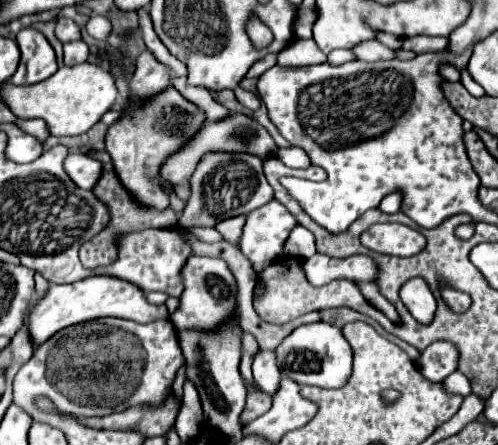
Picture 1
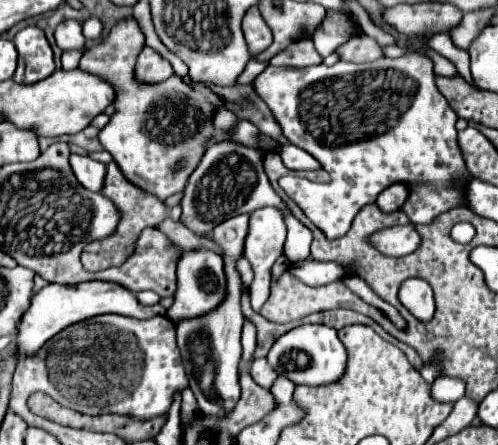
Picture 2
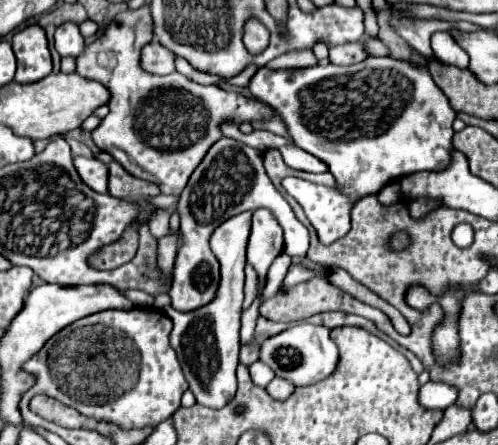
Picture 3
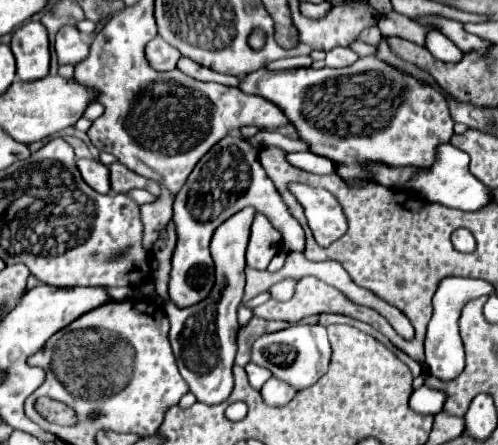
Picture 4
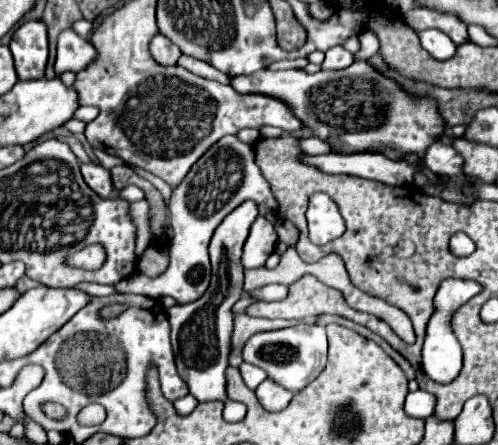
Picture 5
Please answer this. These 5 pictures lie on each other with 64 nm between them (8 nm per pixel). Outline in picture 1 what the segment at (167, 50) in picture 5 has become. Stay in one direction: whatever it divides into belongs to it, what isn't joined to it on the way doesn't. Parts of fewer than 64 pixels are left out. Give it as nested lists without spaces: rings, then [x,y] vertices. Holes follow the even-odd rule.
[[[144,50],[136,58],[136,70],[130,78],[130,92],[136,98],[148,98],[162,92],[170,84],[170,68],[156,60],[150,50]]]

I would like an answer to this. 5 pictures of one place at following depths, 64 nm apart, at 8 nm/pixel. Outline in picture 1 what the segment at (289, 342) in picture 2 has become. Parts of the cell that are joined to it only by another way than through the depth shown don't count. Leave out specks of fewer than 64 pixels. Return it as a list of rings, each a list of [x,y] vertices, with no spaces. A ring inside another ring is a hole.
[[[316,322],[300,326],[288,334],[274,352],[282,376],[288,376],[300,386],[310,384],[318,388],[340,388],[348,382],[348,376],[352,372],[352,348],[344,340],[342,330],[332,324]]]

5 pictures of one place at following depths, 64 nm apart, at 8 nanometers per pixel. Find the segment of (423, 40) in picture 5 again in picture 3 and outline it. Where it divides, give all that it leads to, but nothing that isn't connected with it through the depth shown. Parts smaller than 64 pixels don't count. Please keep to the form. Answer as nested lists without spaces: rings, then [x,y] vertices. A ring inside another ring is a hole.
[[[434,32],[430,42],[432,42],[434,56],[438,60],[442,60],[444,64],[454,64],[458,68],[468,66],[468,54],[452,40],[452,36],[448,32]]]

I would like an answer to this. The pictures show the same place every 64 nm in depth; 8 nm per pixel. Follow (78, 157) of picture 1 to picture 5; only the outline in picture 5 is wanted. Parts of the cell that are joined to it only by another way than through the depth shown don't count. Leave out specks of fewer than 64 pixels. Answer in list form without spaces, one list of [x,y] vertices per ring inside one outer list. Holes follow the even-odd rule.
[[[82,164],[82,176],[84,176],[84,182],[98,194],[98,196],[104,196],[104,198],[110,198],[112,192],[114,192],[114,186],[112,186],[112,180],[110,180],[110,172],[106,168],[102,168],[100,164]]]

